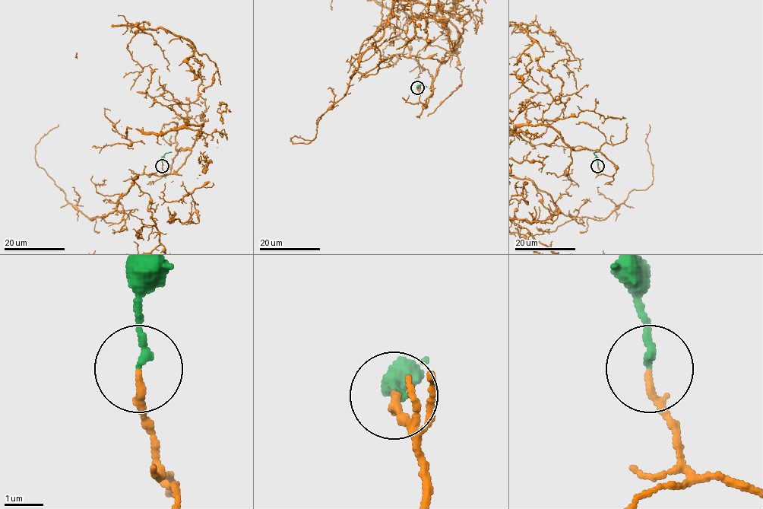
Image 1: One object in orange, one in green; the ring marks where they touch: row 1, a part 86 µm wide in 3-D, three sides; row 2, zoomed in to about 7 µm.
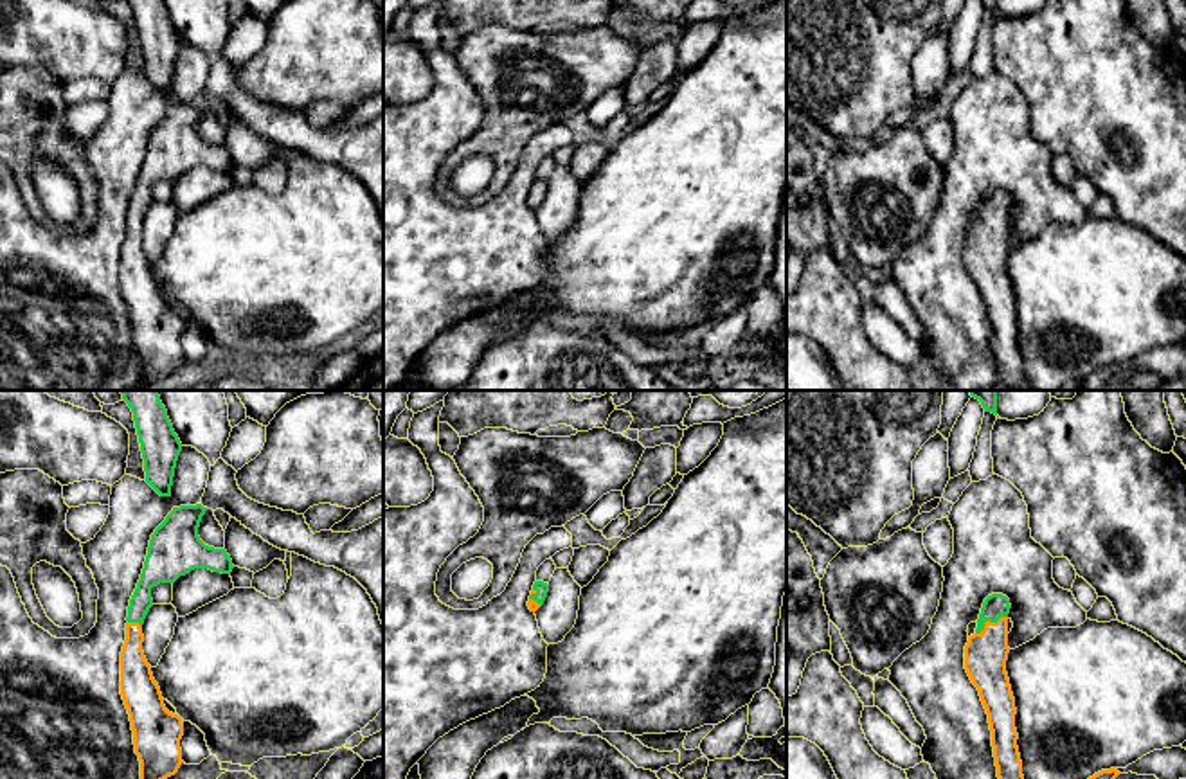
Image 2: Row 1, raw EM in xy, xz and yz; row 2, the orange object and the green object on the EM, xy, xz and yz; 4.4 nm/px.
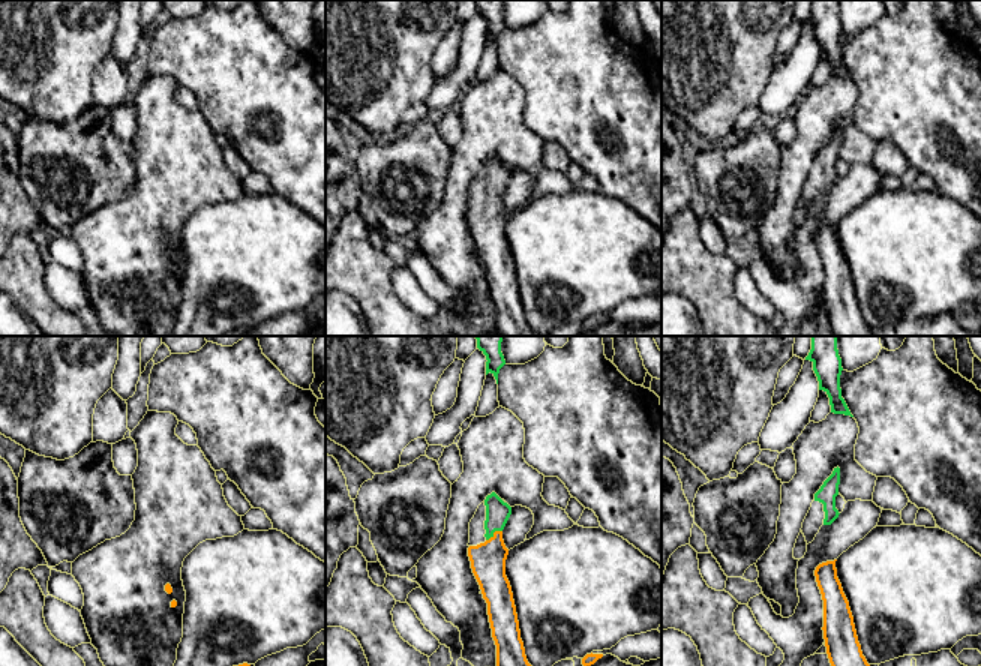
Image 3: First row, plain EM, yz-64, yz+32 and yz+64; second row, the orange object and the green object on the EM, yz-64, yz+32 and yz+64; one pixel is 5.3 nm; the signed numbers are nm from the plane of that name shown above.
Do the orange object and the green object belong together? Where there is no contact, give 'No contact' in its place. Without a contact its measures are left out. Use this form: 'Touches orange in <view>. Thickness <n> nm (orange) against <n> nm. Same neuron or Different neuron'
Touches orange in yz. Thickness 190 nm (orange) against 110 nm. Same neuron

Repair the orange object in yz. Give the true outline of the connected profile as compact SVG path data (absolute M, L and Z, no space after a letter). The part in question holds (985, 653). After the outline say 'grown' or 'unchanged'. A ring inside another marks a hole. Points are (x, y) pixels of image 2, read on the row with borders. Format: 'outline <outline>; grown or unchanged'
outline M1002 594L984 599L975 633L965 646L965 669L988 714L997 777L1024 779L1017 747L1015 698L1006 673L1010 608L1010 599Z; grown

